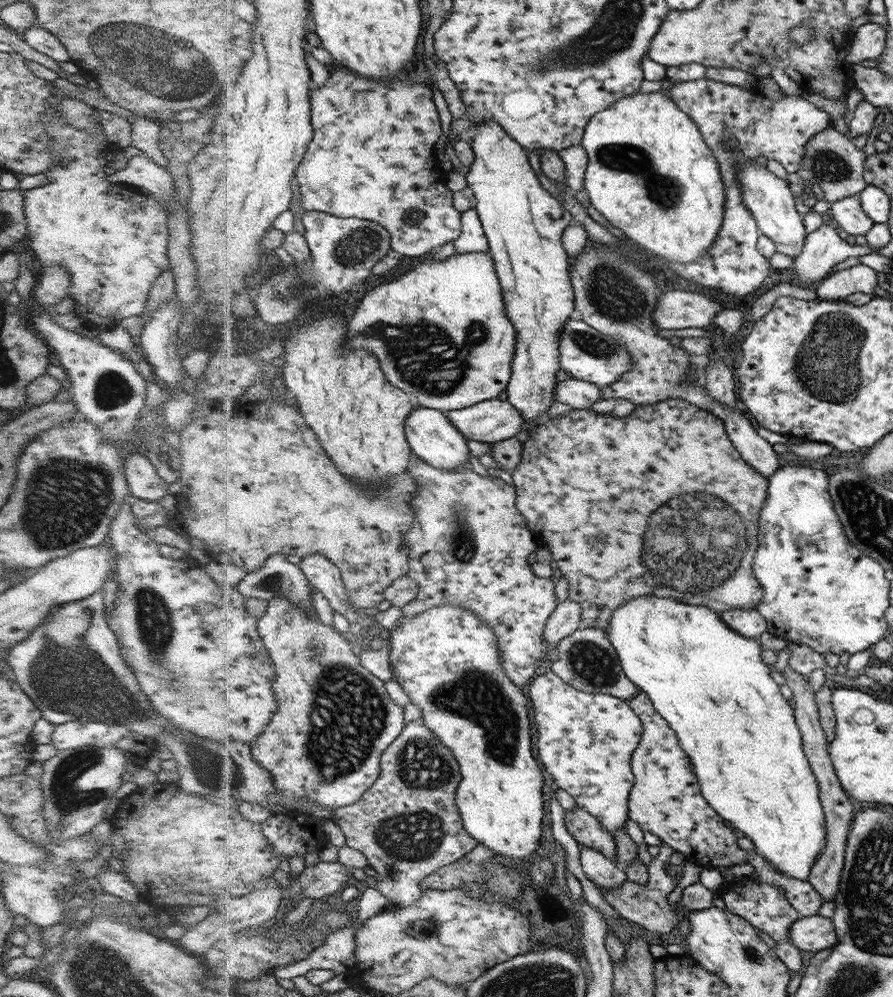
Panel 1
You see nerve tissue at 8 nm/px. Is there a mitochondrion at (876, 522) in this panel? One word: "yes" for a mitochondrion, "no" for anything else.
yes

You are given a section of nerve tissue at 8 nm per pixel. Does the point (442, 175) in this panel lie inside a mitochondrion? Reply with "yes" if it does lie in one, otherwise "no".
no

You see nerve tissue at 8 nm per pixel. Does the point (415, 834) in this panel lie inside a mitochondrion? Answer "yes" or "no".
yes

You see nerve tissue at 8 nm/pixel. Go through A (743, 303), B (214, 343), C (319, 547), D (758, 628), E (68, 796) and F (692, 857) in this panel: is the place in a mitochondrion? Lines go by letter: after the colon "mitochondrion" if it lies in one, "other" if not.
A: other
B: other
C: other
D: other
E: mitochondrion
F: other

